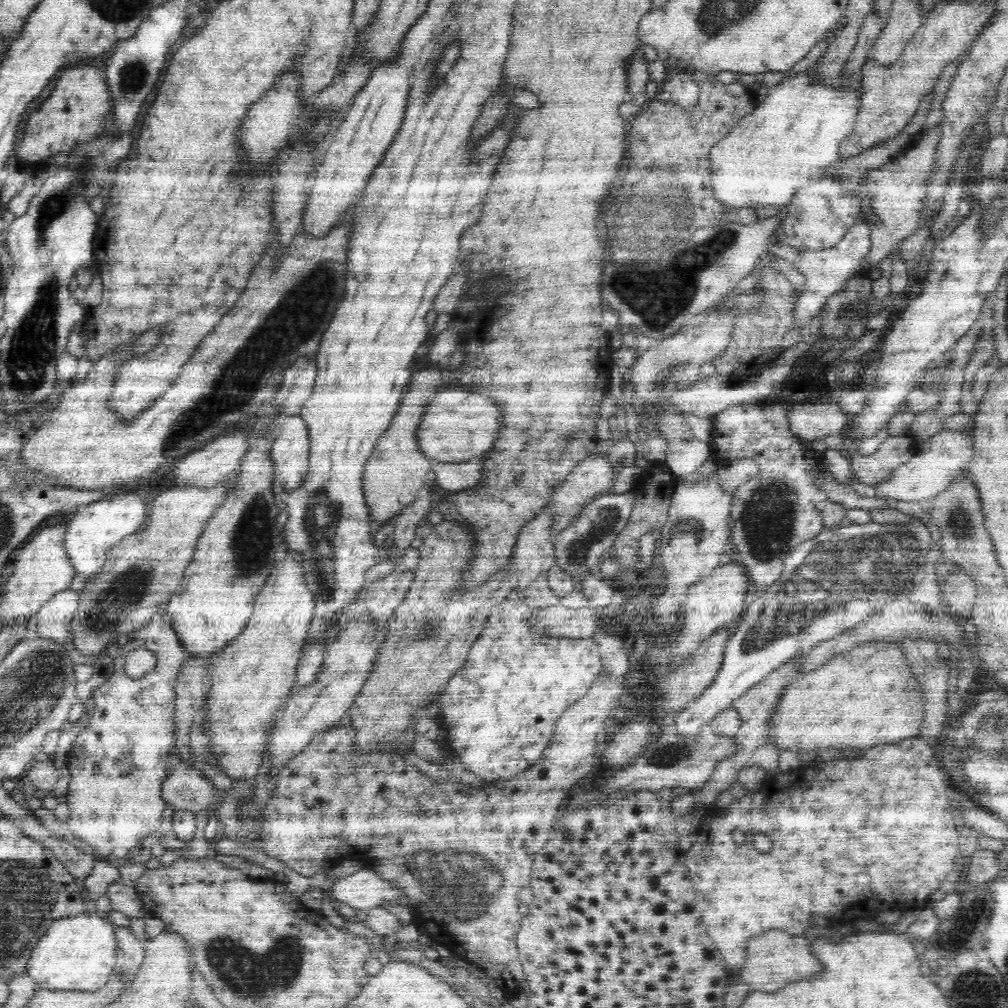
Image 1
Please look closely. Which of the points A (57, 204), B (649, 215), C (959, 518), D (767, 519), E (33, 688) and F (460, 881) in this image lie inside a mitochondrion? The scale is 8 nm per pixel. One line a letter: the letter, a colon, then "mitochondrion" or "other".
A: mitochondrion
B: mitochondrion
C: mitochondrion
D: mitochondrion
E: mitochondrion
F: mitochondrion

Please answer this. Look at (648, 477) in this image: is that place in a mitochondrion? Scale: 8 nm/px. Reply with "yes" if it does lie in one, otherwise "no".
no

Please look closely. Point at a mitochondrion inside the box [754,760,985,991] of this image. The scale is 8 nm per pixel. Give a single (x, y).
(975, 910)

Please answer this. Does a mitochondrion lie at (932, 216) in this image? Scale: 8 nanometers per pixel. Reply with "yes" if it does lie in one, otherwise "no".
no

